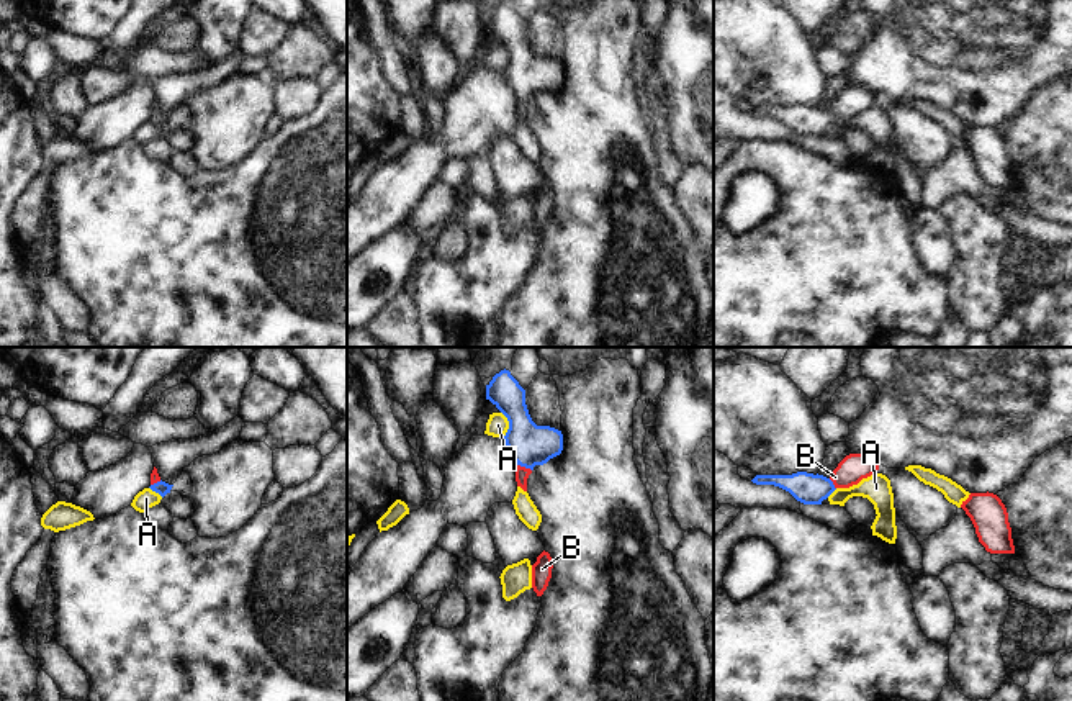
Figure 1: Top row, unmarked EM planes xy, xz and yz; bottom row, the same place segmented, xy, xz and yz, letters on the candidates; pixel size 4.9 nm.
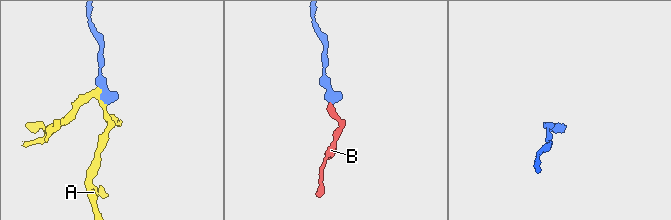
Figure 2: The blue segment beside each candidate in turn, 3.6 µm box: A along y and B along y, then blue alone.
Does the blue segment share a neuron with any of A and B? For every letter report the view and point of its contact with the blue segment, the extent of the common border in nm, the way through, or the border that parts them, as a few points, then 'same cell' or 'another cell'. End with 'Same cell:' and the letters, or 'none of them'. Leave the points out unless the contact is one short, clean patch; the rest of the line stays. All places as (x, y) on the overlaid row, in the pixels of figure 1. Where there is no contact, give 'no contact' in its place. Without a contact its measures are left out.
A: contact xz (509, 425); length 130 nm; border xz (501, 411), (508, 421), (504, 436); another cell
B: contact xz (524, 465); length 80 nm; way xz (529, 444), (524, 465), (522, 474); same cell
Same cell: B

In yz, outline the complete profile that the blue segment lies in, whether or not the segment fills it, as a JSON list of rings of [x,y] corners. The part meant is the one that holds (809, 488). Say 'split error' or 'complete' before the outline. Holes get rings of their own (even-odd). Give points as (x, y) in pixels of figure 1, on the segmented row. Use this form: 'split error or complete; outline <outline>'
split error; outline [[[863,454],[846,455],[831,477],[797,472],[792,475],[756,475],[751,482],[756,485],[774,485],[789,491],[804,504],[822,504],[836,488],[849,488],[863,478],[876,475],[879,465]]]

